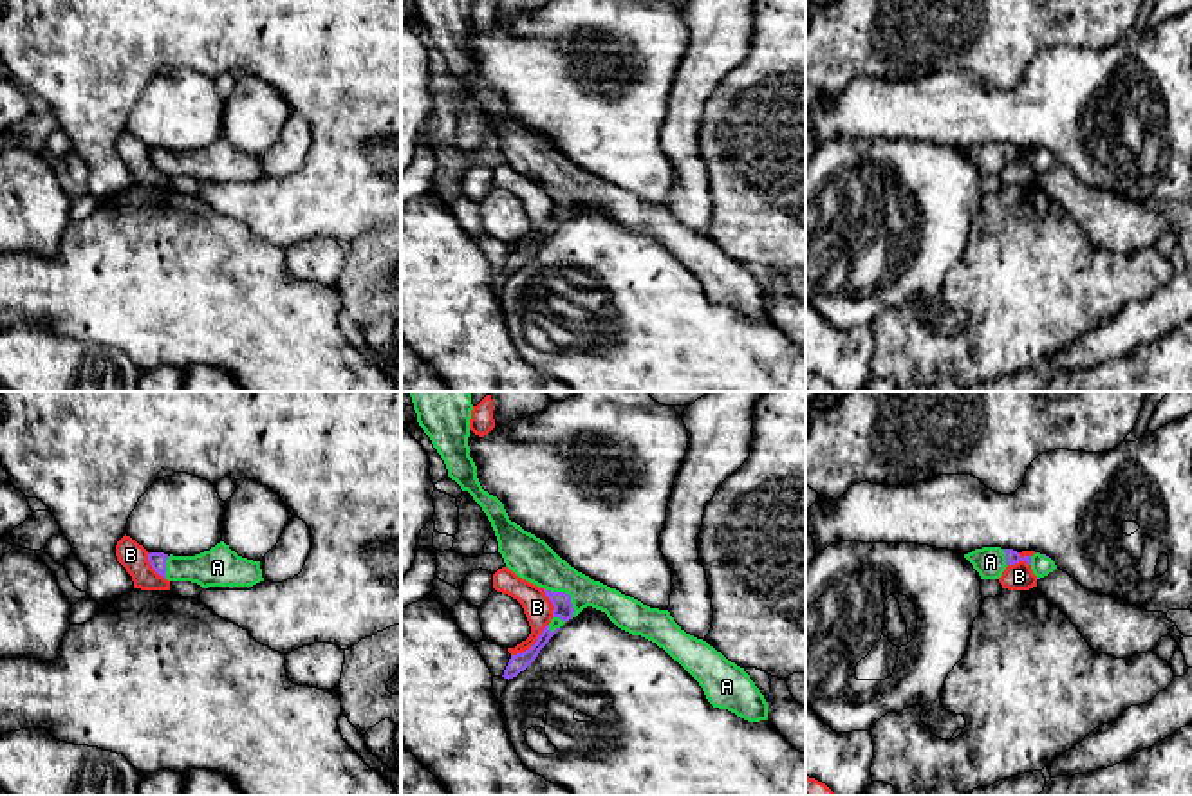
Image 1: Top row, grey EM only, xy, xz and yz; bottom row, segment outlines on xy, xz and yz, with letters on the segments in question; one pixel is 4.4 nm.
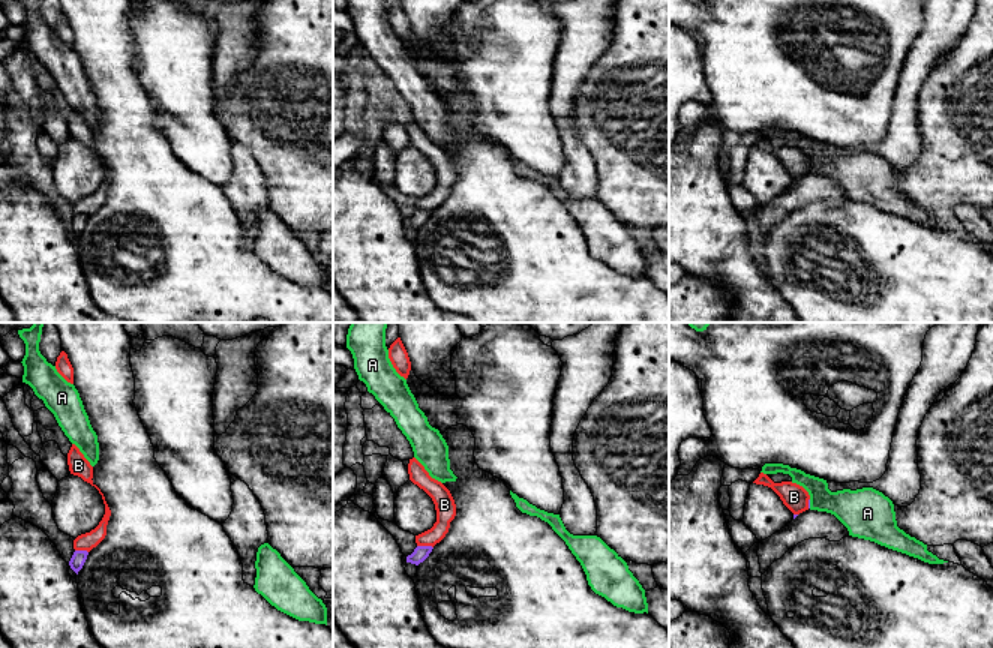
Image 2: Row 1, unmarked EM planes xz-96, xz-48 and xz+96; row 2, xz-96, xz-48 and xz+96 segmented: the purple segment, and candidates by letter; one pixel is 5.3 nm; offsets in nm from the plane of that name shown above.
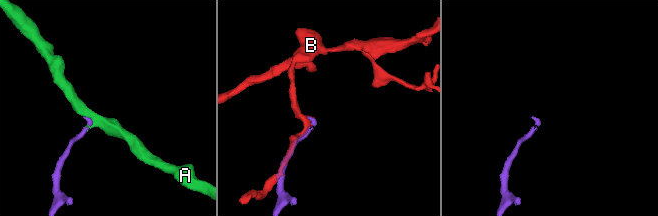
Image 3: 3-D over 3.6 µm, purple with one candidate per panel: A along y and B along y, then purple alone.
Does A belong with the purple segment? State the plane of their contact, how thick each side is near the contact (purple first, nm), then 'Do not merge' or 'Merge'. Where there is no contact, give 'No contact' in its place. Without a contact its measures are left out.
Touches purple in xz. Thickness 80 nm (purple) against 190 nm. Merge

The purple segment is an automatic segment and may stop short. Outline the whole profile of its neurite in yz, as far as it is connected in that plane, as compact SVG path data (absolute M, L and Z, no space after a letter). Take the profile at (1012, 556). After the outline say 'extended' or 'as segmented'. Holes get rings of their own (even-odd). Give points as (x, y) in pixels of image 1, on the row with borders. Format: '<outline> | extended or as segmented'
M1001 547L975 549L964 554L964 558L973 565L981 579L999 579L1008 565L1015 565L1019 561L1026 561L1037 579L1057 569L1055 561L1046 554L1035 552L1033 556L1022 558L1017 551Z | extended

